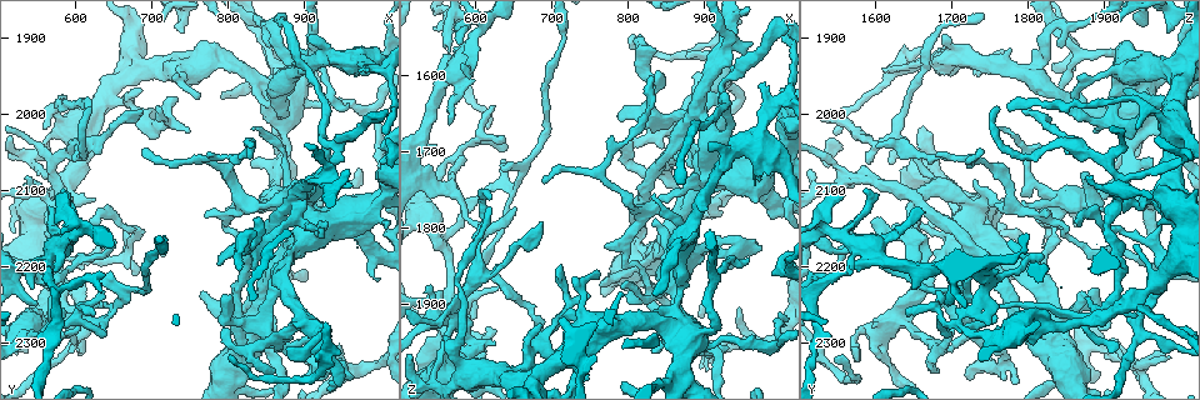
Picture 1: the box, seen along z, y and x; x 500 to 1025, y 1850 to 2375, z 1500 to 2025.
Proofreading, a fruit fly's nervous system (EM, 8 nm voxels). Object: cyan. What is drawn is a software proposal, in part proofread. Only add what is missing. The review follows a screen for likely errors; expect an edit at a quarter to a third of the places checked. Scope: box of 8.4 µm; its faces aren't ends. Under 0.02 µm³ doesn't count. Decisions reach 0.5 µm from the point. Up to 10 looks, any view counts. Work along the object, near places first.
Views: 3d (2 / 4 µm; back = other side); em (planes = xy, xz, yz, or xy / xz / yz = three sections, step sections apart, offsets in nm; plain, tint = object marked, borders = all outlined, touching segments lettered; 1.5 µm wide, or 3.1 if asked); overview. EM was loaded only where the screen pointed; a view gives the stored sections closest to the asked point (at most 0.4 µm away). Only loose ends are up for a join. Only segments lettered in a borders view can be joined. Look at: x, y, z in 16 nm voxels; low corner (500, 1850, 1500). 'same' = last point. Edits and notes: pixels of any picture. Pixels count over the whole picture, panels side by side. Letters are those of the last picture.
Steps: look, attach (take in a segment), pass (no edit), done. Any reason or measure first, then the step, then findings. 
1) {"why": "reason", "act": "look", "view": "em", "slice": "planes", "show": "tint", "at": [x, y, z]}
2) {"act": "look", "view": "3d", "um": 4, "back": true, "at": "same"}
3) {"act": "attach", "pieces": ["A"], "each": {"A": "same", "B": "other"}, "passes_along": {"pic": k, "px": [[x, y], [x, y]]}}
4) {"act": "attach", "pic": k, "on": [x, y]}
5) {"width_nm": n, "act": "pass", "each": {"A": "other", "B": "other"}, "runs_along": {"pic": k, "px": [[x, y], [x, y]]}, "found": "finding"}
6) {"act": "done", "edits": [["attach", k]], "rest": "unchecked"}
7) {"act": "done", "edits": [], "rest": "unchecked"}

{"why": "an open end", "act": "look", "view": "3d", "um": 2, "at": [740, 1895, 1980]}

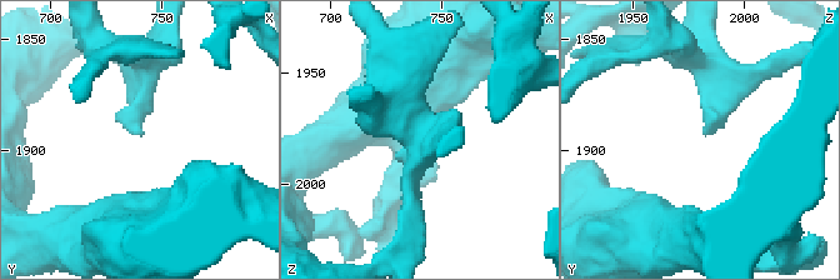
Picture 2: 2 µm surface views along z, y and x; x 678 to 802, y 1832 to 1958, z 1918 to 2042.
{"act": "look", "view": "em", "slice": "xz", "step": 4, "show": "tint", "at": [739, 1893, 1984]}

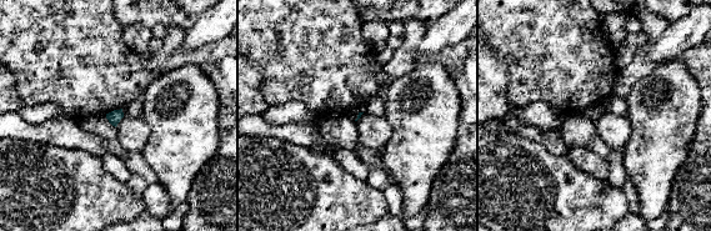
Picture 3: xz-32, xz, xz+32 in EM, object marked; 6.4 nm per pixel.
{"why": "another direction", "act": "look", "view": "em", "slice": "yz", "step": 8, "show": "borders", "at": "same"}

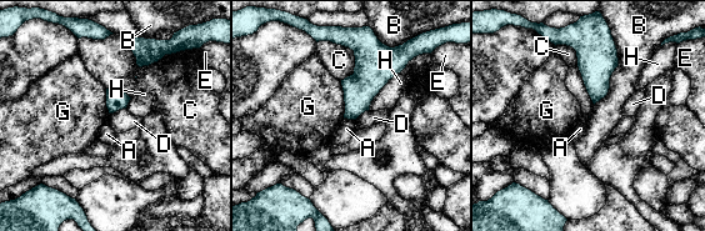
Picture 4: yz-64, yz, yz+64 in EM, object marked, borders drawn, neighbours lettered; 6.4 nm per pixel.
{"act": "pass", "each": {"A": "other", "B": "other", "C": "other", "D": "other", "E": "other", "G": "other", "H": "other"}, "border": {"pic": 4, "px": [[344, 117], [353, 120]]}, "found": "no lettered segment goes on from it"}

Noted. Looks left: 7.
{"why": "end of a long branch", "act": "look", "view": "em", "slice": "planes", "show": "borders", "at": [805, 2320, 1550]}

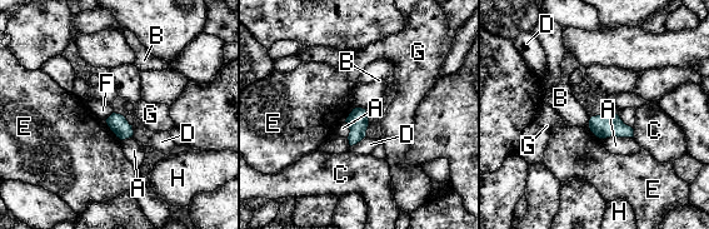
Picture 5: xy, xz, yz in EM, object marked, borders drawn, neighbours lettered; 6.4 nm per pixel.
{"act": "pass", "each": {"A": "other", "B": "other", "C": "other", "D": "other", "E": "other", "F": "other", "G": "other", "H": "other"}, "border": {"pic": 5, "px": [[113, 111], [105, 120]]}, "found": "none of them fits"}

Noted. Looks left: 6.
{"why": "branch stops here", "act": "look", "view": "em", "slice": "xz", "step": 8, "show": "tint", "at": [960, 2090, 1560]}

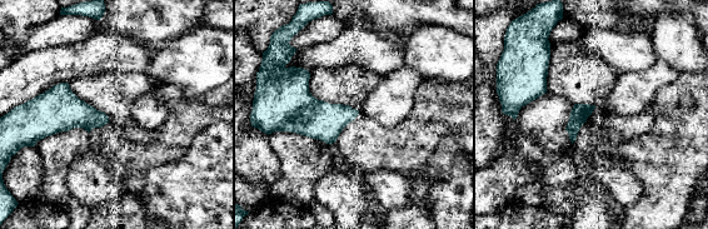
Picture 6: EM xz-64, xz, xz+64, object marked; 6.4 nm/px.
{"why": "another direction", "act": "look", "view": "em", "slice": "planes", "show": "borders", "at": "same"}

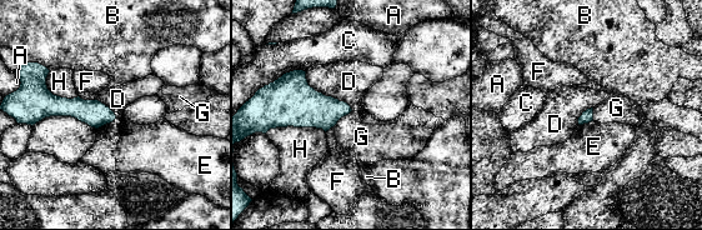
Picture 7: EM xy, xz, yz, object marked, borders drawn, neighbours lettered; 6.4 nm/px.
{"act": "pass", "each": {"A": "other", "B": "other", "C": "other", "D": "other", "E": "other", "F": "other", "G": "other", "H": "other"}, "found": "none of them fits"}

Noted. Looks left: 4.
{"act": "look", "view": "em", "slice": "yz", "step": 8, "show": "tint", "at": [830, 2065, 1960]}

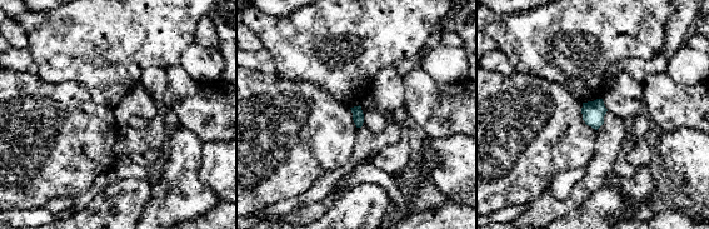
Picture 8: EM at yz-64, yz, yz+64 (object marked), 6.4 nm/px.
{"act": "look", "view": "em", "slice": "xz", "step": 4, "show": "borders", "at": "same"}

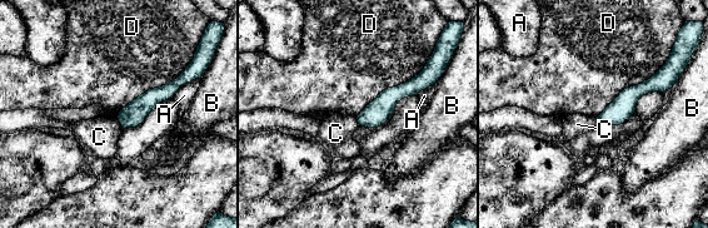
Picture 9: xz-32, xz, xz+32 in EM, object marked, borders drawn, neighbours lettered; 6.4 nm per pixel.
{"act": "pass", "each": {"A": "other", "B": "other", "C": "other", "D": "other"}, "border": {"pic": 9, "px": [[425, 63], [357, 117]]}, "found": "none of them fits"}

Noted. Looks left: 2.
{"act": "done", "edits": [], "rest": "unchecked"}

